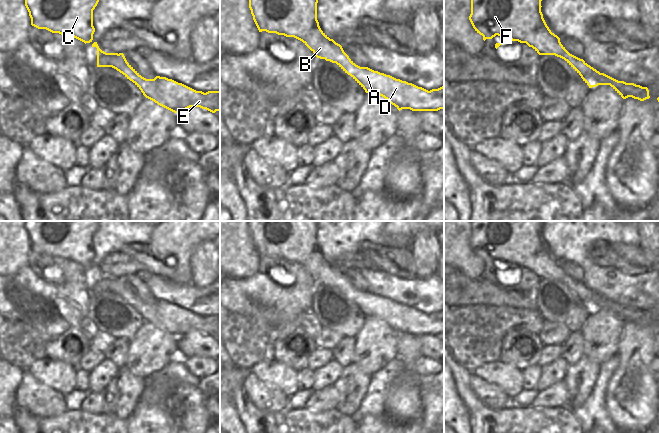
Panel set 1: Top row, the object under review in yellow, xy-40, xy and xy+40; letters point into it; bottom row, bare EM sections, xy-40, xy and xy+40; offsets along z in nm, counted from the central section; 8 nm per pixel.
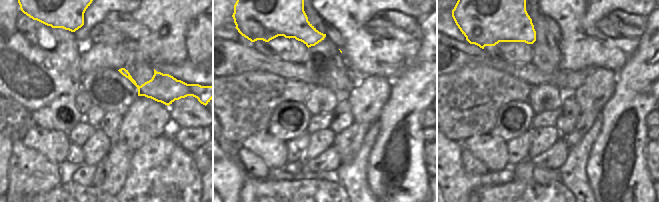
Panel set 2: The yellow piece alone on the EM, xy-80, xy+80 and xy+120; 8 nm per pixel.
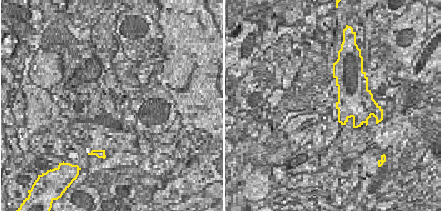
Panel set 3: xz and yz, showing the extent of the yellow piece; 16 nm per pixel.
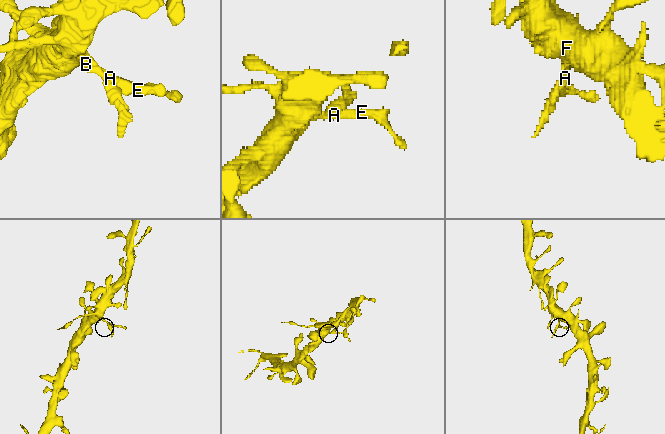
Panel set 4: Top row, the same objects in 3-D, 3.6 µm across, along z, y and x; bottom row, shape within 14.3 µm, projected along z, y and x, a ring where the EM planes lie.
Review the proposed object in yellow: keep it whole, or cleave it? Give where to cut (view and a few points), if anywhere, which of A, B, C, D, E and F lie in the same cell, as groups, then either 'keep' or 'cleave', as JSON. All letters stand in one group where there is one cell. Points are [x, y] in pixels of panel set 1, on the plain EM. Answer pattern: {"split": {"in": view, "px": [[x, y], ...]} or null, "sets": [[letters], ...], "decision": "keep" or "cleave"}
{"split": {"in": "xy-40", "px": [[117, 277], [97, 279]]}, "sets": [["A", "D", "E"], ["B", "C", "F"]], "decision": "cleave"}

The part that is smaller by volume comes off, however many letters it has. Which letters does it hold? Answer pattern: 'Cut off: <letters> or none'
Cut off: A, D, E

